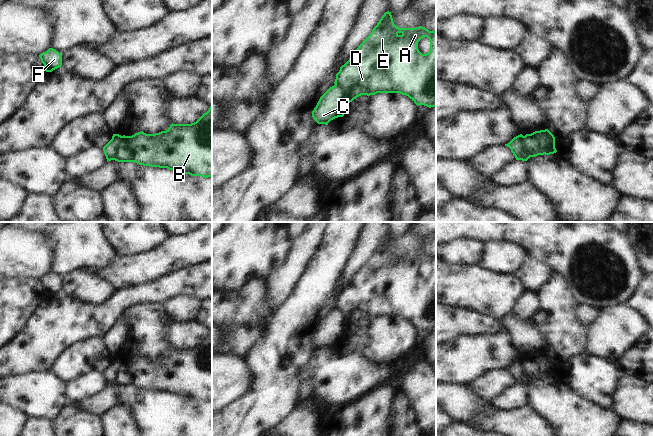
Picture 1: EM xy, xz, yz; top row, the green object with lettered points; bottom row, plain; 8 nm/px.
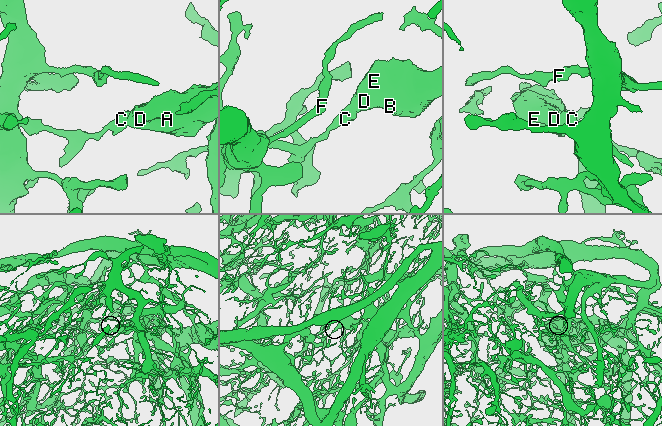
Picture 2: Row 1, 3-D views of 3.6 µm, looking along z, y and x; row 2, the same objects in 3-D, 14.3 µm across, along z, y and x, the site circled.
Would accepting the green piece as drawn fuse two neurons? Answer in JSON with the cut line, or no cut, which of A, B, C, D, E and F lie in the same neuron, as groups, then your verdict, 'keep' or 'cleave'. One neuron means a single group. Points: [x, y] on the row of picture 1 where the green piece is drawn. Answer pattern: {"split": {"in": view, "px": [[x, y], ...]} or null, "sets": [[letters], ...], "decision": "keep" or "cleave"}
{"split": {"in": "xy", "px": [[121, 136], [113, 159]]}, "sets": [["A", "B", "D", "E"], ["C", "F"]], "decision": "cleave"}

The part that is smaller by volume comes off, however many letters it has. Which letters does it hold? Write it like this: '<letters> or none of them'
A, B, D, E

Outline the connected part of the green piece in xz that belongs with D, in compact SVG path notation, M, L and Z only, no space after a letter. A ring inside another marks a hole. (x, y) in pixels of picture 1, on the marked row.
M385 12L371 34L352 53L349 60L340 67L334 84L342 89L349 103L361 95L400 93L408 96L417 106L436 107L436 32L429 31L422 26L399 28L394 24L391 12ZM423 37L430 40L430 50L426 54L422 54L418 49L418 42Z

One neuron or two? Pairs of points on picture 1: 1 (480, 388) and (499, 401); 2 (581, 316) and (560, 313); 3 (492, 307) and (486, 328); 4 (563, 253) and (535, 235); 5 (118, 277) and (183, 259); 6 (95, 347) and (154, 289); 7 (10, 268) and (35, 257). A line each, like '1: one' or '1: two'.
1: two
2: two
3: two
4: one
5: one
6: two
7: one

